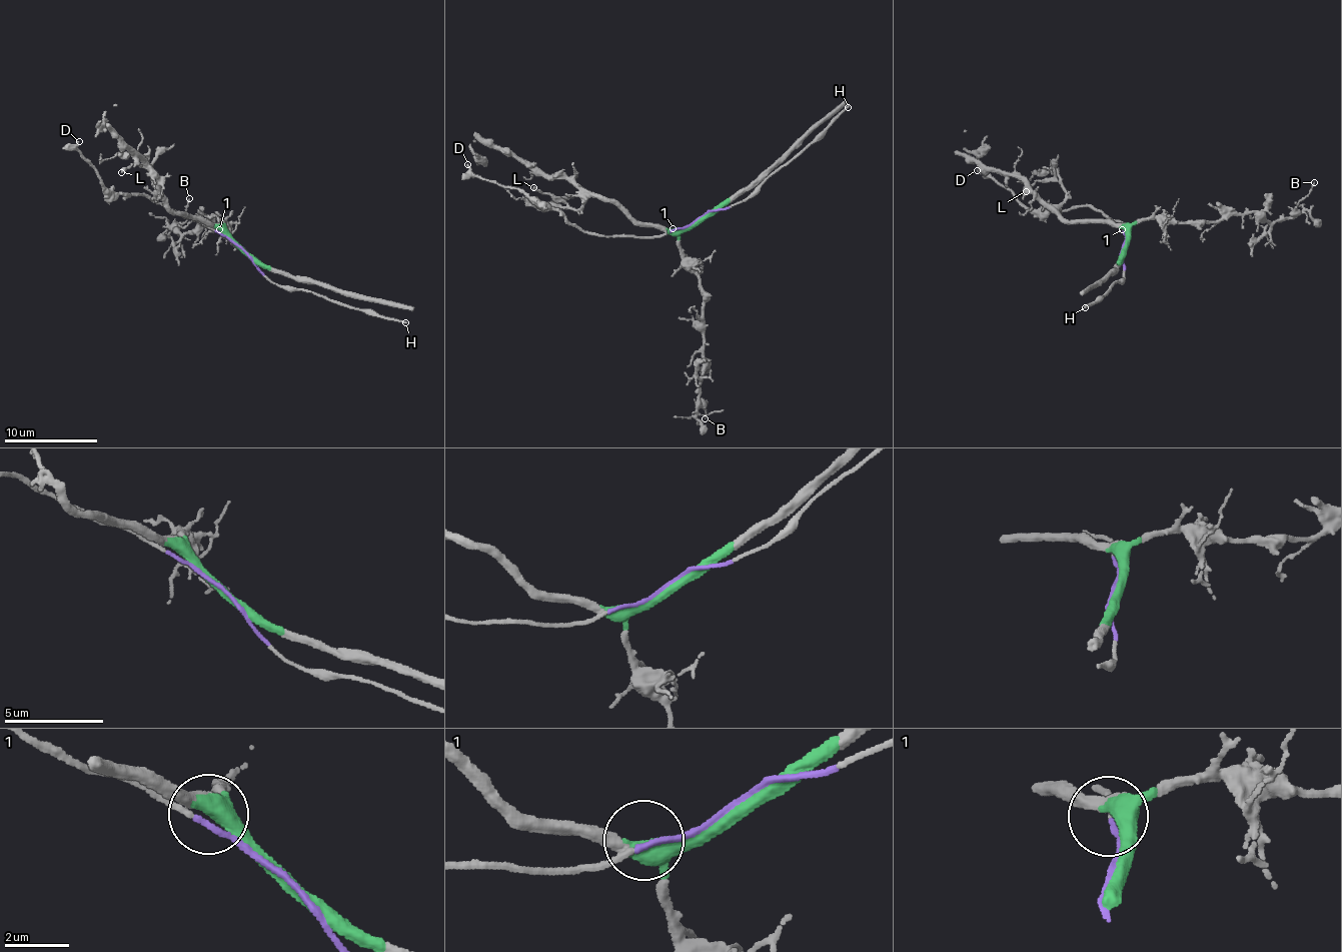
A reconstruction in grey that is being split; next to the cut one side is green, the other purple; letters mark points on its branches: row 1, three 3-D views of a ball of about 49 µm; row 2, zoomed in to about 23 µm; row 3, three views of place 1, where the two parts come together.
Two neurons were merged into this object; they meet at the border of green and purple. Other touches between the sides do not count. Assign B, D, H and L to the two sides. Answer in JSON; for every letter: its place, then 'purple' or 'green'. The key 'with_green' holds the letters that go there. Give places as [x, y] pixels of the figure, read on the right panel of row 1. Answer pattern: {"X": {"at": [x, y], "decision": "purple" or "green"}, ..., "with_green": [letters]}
{"B": {"at": [1314, 182], "decision": "green"}, "D": {"at": [977, 170], "decision": "purple"}, "H": {"at": [1085, 307], "decision": "purple"}, "L": {"at": [1026, 191], "decision": "green"}, "with_green": ["B", "L"]}

